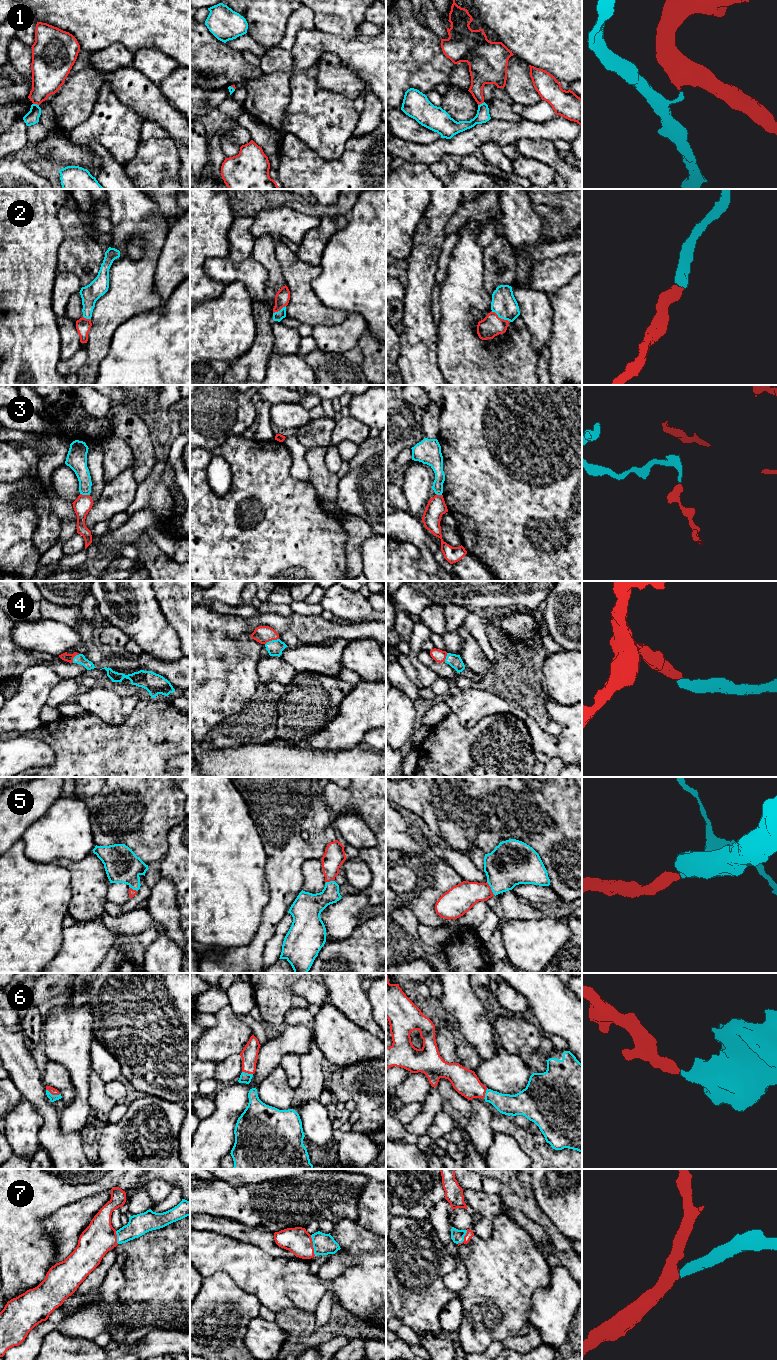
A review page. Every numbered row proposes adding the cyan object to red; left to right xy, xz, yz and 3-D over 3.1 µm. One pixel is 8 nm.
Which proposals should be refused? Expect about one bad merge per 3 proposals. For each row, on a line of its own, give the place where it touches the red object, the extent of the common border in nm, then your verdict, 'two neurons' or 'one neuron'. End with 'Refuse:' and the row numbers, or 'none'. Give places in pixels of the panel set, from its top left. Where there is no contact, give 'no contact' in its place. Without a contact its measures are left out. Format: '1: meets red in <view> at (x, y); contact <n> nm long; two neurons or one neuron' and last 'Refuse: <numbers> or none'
1: meets red in yz at (481, 103); contact 60 nm long; two neurons
2: meets red in yz at (500, 318); contact 180 nm long; one neuron
3: meets red in xy at (85, 495); contact 80 nm long; two neurons
4: meets red in xz at (271, 640); contact 120 nm long; one neuron
5: meets red in yz at (490, 888); contact 120 nm long; one neuron
6: meets red in xy at (53, 1094); contact 120 nm long; one neuron
7: meets red in xz at (312, 1245); contact 170 nm long; one neuron
Refuse: 1, 3

